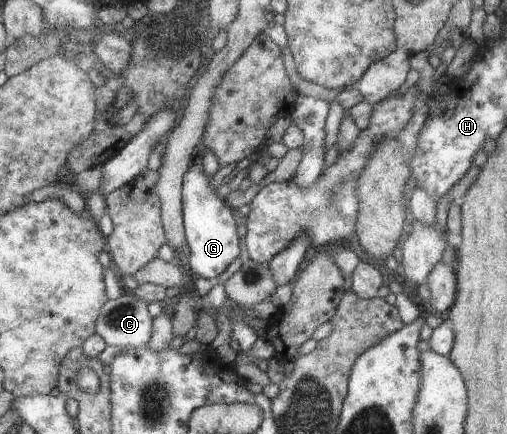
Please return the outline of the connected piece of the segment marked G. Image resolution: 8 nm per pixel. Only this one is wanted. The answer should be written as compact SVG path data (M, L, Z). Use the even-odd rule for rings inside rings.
M200 151L193 157L182 180L182 213L185 229L185 243L190 248L188 257L194 277L204 277L211 281L226 271L226 267L240 255L242 244L236 234L236 222L232 218L232 208L218 196L212 186L213 176L204 174Z

